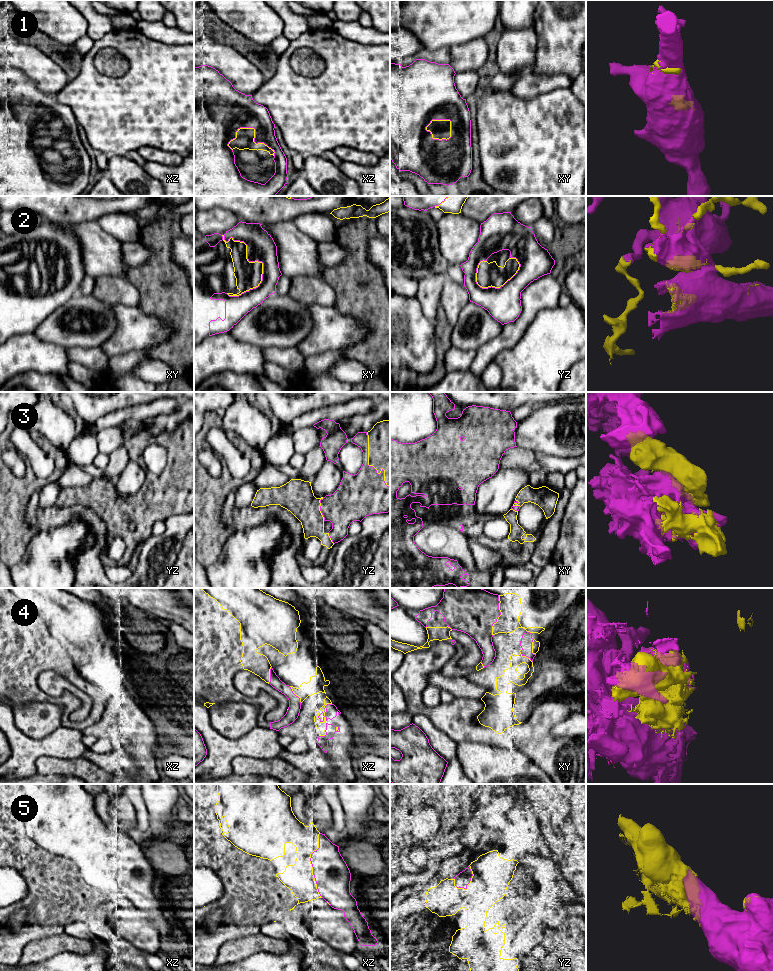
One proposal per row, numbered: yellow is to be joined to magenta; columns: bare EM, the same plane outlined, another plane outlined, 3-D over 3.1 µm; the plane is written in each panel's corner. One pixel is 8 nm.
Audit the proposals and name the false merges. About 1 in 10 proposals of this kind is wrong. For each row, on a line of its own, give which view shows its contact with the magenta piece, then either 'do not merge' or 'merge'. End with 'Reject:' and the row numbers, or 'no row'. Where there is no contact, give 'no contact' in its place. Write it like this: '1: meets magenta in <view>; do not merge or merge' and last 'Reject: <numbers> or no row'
1: meets magenta in xz; merge
2: meets magenta in xy; merge
3: meets magenta in yz; merge
4: meets magenta in xy; do not merge
5: meets magenta in xz; merge
Reject: 4

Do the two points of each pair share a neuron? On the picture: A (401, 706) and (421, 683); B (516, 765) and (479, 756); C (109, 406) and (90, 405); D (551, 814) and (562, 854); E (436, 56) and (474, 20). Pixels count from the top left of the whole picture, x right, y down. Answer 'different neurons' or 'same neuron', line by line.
A: different neurons
B: same neuron
C: same neuron
D: same neuron
E: different neurons

